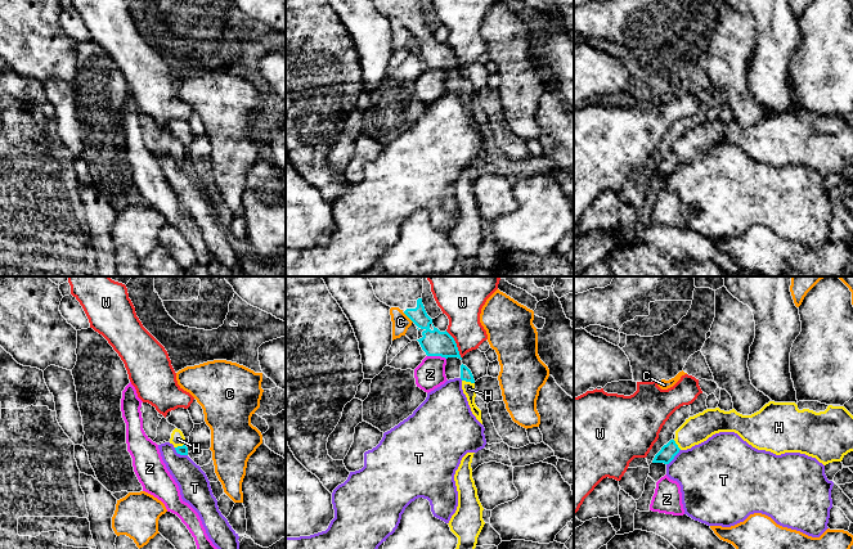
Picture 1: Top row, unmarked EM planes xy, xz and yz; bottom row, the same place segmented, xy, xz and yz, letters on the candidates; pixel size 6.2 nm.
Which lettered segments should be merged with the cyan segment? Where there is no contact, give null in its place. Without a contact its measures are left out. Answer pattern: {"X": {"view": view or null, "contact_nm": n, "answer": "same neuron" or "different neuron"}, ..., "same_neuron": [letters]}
{"C": {"view": "xz", "contact_nm": 90, "answer": "different neuron"}, "H": {"view": "xz", "contact_nm": 80, "answer": "same neuron"}, "T": {"view": "yz", "contact_nm": 130, "answer": "different neuron"}, "W": {"view": "xz", "contact_nm": 200, "answer": "different neuron"}, "Z": {"view": "xz", "contact_nm": 120, "answer": "different neuron"}, "same_neuron": ["H"]}

